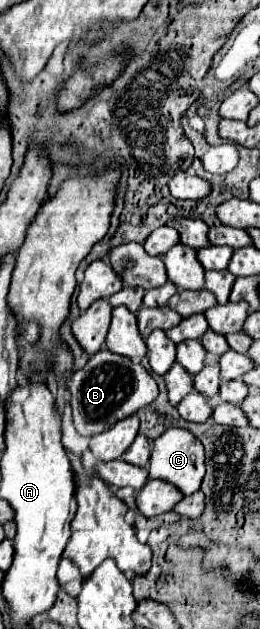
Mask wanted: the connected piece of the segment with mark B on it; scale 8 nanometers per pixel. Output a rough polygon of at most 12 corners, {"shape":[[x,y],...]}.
{"shape":[[108,349],[72,373],[74,427],[88,437],[158,395],[142,365]]}

